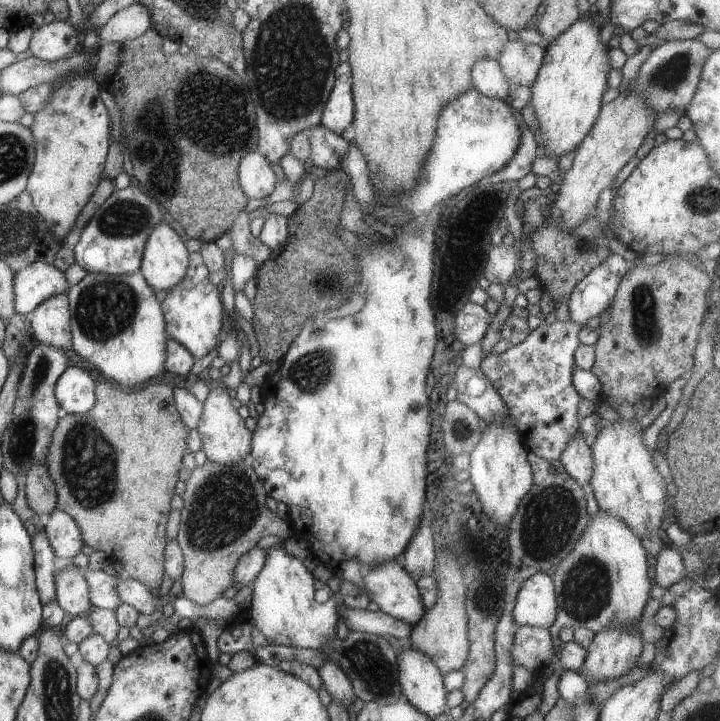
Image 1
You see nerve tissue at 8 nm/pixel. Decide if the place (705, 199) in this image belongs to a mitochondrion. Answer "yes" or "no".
yes

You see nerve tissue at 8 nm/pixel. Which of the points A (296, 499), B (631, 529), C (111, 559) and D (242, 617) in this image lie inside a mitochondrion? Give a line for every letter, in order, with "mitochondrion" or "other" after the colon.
A: other
B: other
C: other
D: other

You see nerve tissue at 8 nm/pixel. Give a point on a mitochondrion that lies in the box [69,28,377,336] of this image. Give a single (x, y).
(227, 132)

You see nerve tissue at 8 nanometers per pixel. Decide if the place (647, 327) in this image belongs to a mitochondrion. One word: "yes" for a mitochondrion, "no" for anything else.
yes

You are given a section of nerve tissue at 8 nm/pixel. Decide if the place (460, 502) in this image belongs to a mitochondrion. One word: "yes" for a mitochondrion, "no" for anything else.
no

